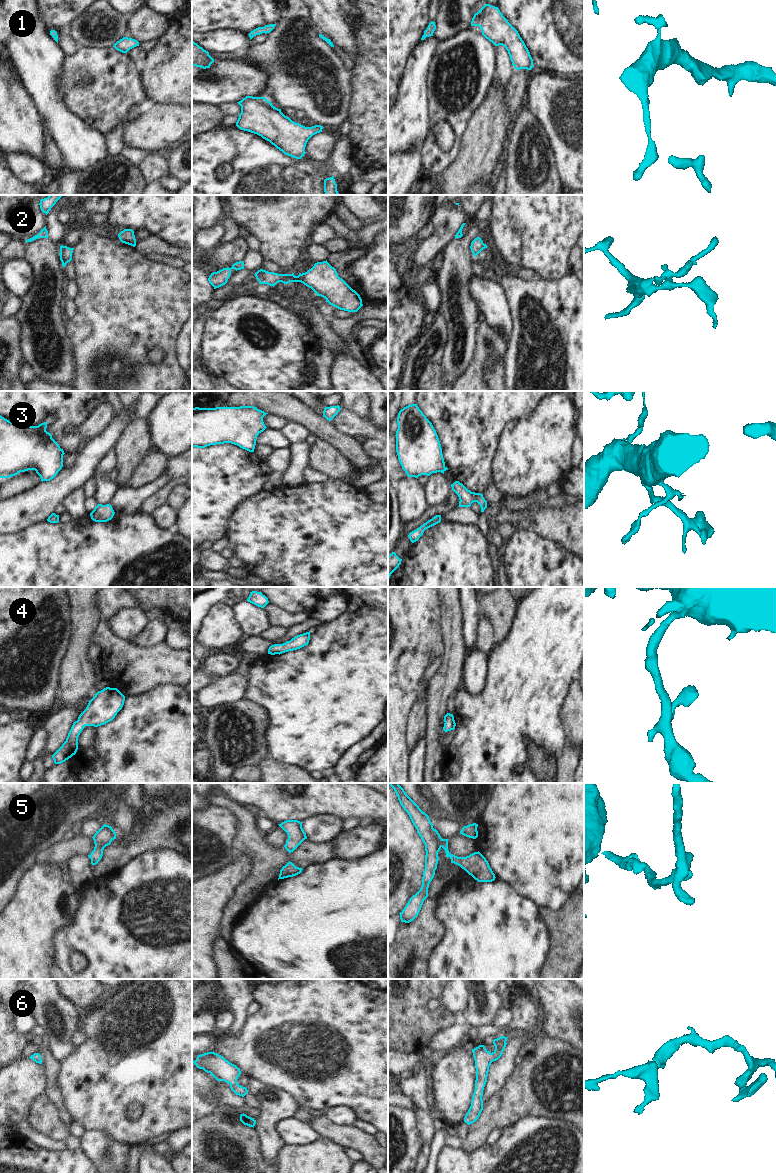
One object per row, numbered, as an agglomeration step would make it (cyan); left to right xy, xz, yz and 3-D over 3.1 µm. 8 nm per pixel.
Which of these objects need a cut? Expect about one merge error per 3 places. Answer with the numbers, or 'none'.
none

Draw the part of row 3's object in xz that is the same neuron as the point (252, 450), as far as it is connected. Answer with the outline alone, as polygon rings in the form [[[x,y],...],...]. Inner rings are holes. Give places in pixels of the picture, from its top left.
[[[254,406],[192,408],[192,447],[231,443],[254,452],[257,436],[267,428],[263,422],[266,414]]]

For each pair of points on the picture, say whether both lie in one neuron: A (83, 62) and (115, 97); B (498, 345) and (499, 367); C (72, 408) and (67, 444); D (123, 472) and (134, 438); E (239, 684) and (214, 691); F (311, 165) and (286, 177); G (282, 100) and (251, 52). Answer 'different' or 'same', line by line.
A: same
B: different
C: same
D: same
E: same
F: same
G: same

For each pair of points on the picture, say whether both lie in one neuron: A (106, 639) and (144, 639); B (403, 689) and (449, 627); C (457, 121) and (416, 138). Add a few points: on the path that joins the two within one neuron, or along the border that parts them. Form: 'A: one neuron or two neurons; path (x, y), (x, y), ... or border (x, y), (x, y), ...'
A: two neurons; border (159, 642), (146, 646), (138, 646), (134, 643)
B: two neurons; border (442, 612), (441, 632), (444, 654)
C: two neurons; border (430, 111), (433, 125), (450, 124), (450, 148)

